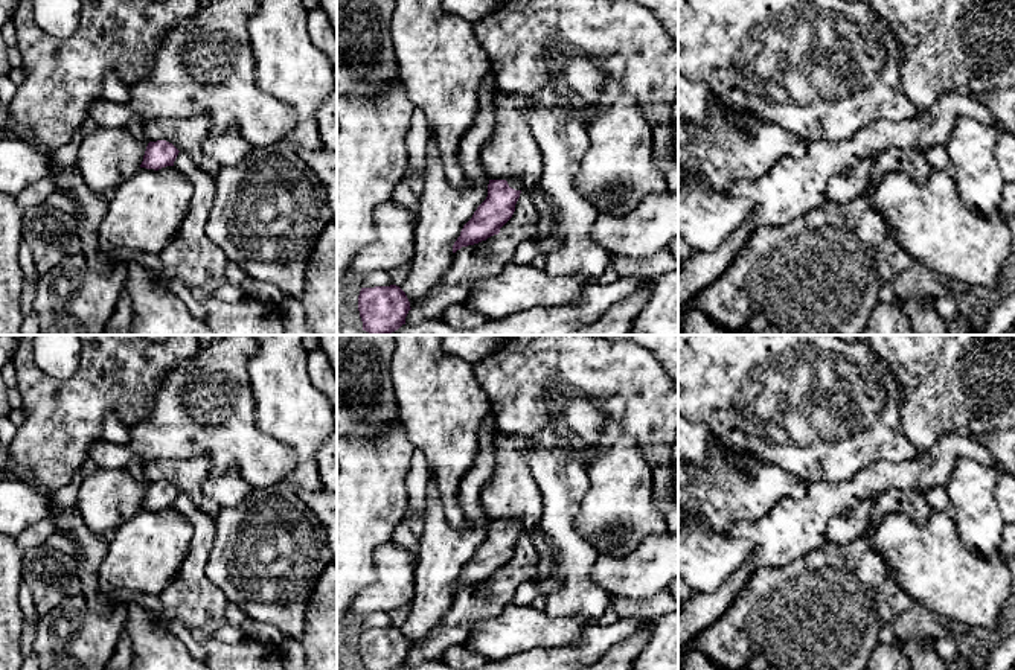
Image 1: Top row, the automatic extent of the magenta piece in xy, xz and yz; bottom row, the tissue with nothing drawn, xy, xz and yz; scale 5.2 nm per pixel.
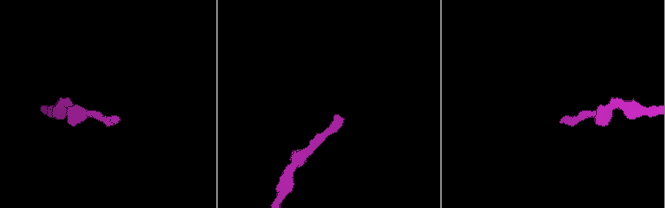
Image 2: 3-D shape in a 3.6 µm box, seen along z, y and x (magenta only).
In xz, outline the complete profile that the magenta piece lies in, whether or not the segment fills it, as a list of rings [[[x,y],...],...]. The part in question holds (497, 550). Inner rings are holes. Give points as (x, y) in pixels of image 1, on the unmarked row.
[[[489,521],[486,541],[463,566],[453,586],[453,594],[498,576],[500,570],[512,559],[520,534],[520,521]]]

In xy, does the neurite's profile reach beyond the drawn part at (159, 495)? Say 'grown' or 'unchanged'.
unchanged

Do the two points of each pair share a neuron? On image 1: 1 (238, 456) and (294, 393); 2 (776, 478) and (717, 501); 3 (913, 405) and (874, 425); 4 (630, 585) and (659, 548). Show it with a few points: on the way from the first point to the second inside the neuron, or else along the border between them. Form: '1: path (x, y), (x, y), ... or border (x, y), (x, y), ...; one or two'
1: border (252, 395), (256, 425), (291, 449); two
2: path (761, 486), (749, 497), (732, 497); one
3: border (895, 378), (899, 387), (899, 428), (913, 445); two
4: path (639, 576), (659, 558); one

